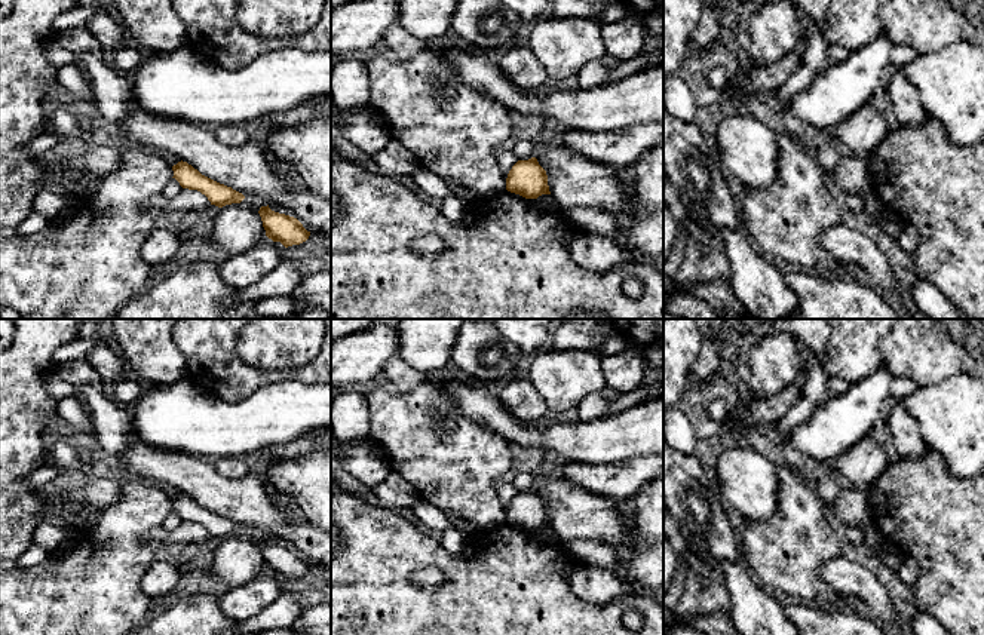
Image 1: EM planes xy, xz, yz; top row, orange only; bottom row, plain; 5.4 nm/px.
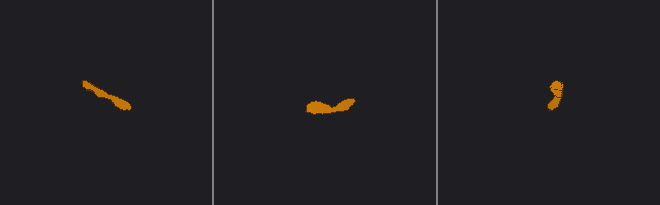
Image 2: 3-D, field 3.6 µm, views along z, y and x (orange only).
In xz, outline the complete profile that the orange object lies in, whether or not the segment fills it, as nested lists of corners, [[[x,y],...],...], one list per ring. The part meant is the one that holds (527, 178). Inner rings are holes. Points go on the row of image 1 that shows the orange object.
[[[536,157],[518,160],[508,174],[506,190],[525,199],[551,194],[546,171]]]

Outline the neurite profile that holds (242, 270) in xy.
[[[269,237],[239,255],[229,257],[220,266],[220,276],[233,289],[251,286],[272,273],[283,260]]]

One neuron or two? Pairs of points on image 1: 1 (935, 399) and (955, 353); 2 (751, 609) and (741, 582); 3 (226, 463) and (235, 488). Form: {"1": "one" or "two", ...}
{"1": "two", "2": "one", "3": "two"}

